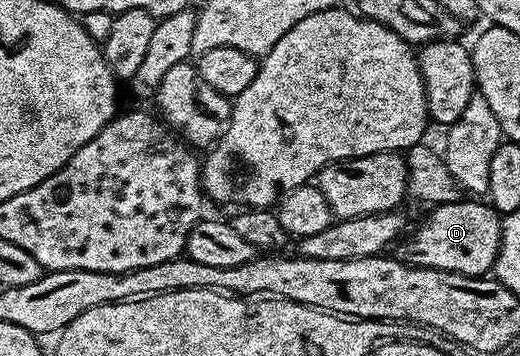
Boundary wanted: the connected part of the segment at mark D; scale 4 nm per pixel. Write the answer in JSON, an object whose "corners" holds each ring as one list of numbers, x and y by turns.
{"corners":[[469,197,460,203,433,207,430,212,414,231,412,228,396,244,396,258,413,267,439,269,460,275,488,276,501,248,502,216,495,208,488,202]]}

